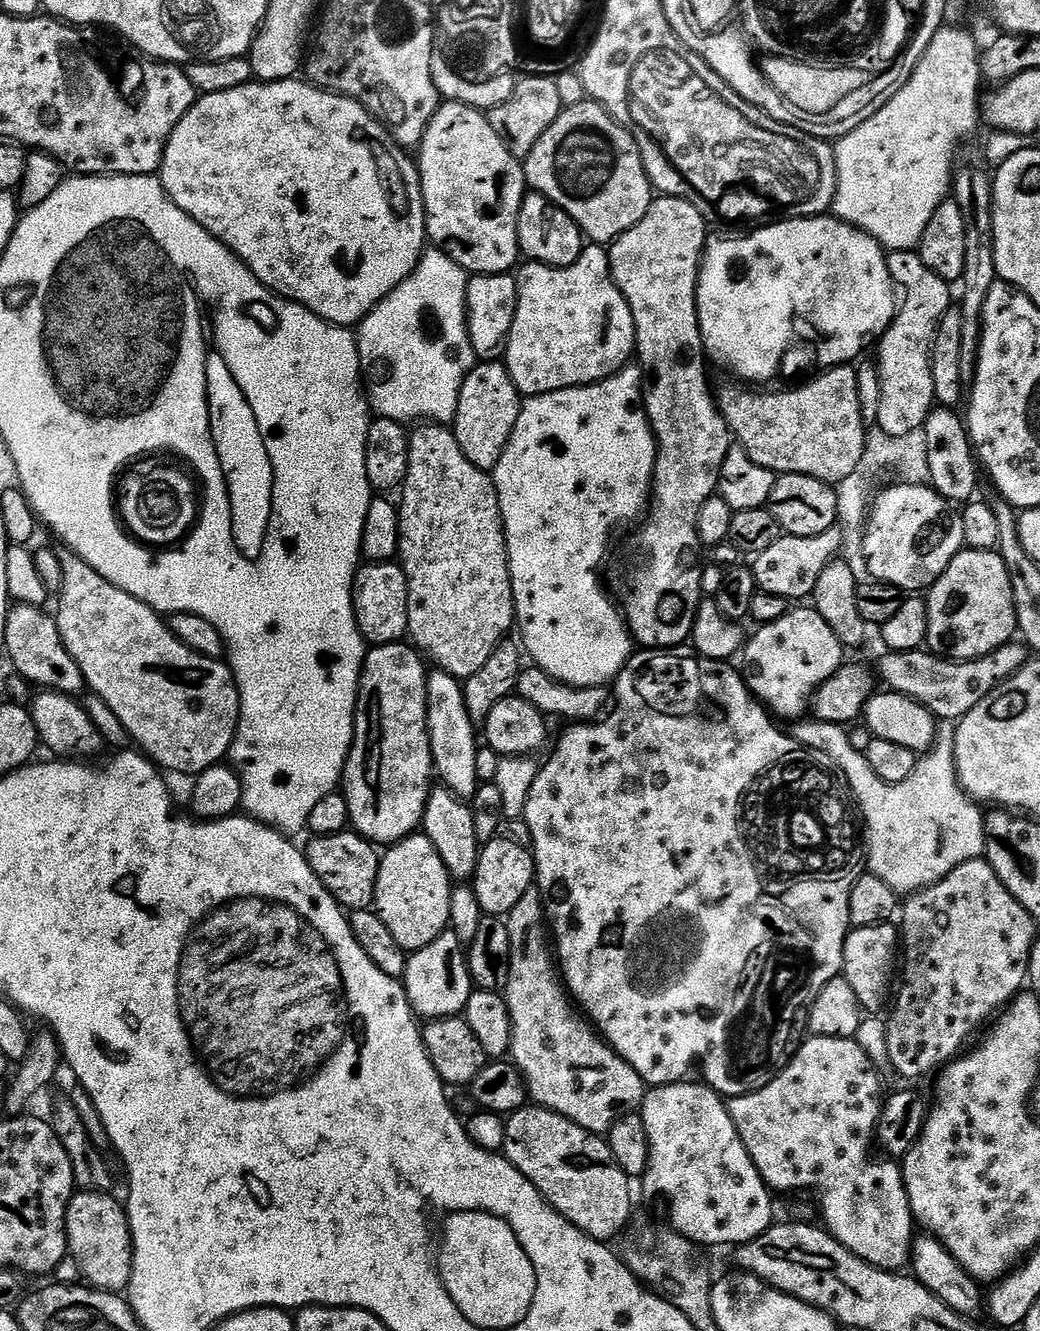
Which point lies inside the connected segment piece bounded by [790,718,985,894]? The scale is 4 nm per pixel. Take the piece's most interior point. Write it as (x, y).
(917, 831)

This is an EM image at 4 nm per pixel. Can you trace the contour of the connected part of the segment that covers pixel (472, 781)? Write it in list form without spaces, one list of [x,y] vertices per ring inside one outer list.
[[[433,671],[428,677],[428,737],[432,751],[432,766],[439,783],[465,802],[471,801],[478,787],[476,736],[478,740],[477,729],[466,710],[461,681],[449,672]]]

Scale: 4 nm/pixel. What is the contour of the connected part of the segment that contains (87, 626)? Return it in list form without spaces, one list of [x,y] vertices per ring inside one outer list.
[[[67,546],[61,547],[59,553],[64,581],[58,593],[60,609],[55,609],[54,615],[58,630],[62,634],[62,642],[66,646],[68,653],[74,658],[74,662],[78,662],[78,666],[84,675],[85,685],[95,695],[100,696],[102,702],[106,702],[106,706],[110,706],[110,710],[114,710],[114,714],[118,714],[118,722],[122,722],[122,726],[128,731],[131,743],[143,755],[147,756],[153,764],[163,769],[165,773],[181,772],[184,776],[195,778],[200,773],[205,772],[210,766],[221,763],[231,753],[234,734],[240,721],[240,692],[236,689],[236,679],[232,676],[232,669],[228,667],[224,660],[206,658],[202,654],[190,650],[190,646],[183,644],[172,633],[171,627],[166,623],[165,617],[161,613],[155,612],[153,608],[146,606],[146,602],[142,602],[138,598],[126,594],[126,590],[122,590],[118,586],[111,584],[106,578],[102,578],[102,574],[98,574],[98,570],[91,568],[71,548]]]

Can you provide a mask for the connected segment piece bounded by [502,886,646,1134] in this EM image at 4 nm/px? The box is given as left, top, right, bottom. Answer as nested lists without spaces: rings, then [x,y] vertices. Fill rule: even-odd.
[[[534,886],[526,890],[526,894],[522,894],[518,906],[508,912],[506,923],[510,934],[510,974],[502,995],[512,1023],[511,1063],[523,1078],[524,1087],[533,1105],[565,1116],[588,1132],[607,1134],[623,1116],[635,1113],[644,1103],[644,1079],[637,1074],[634,1066],[627,1064],[602,1039],[595,1027],[574,1007],[550,951],[550,936],[546,931],[544,904],[540,900],[539,888]]]

